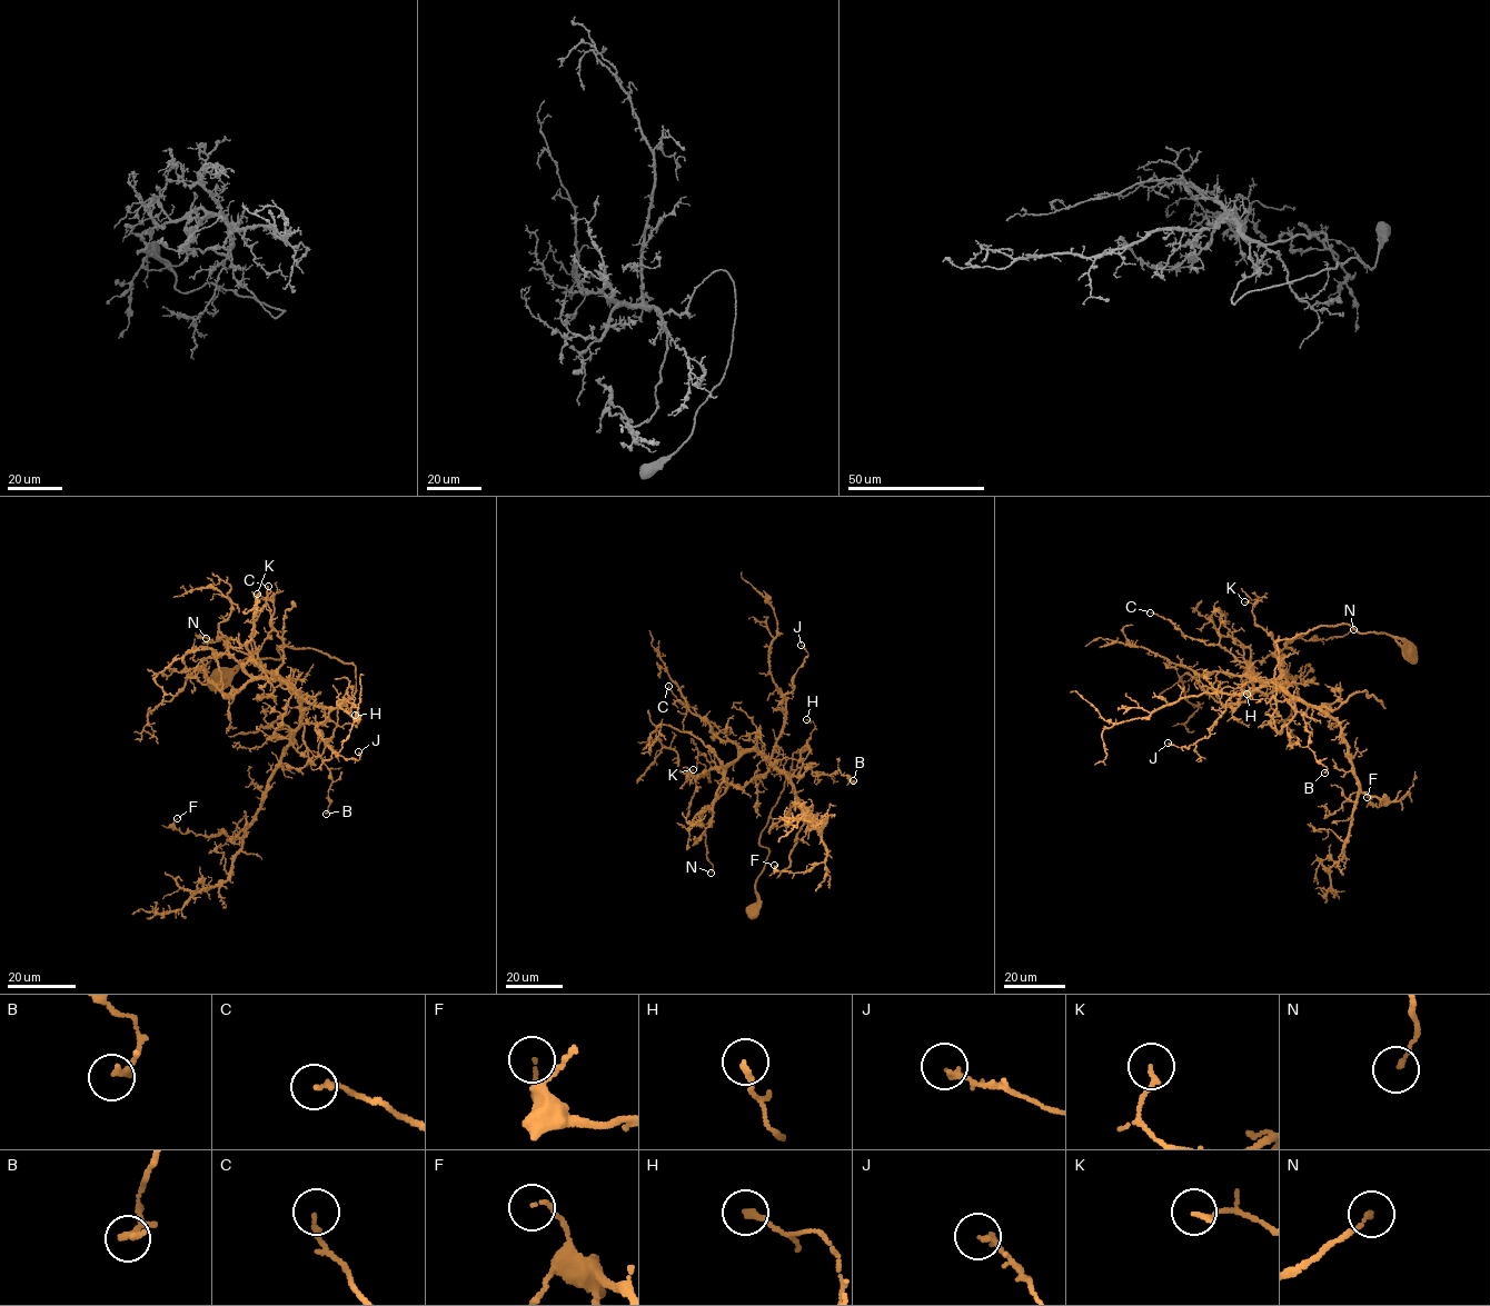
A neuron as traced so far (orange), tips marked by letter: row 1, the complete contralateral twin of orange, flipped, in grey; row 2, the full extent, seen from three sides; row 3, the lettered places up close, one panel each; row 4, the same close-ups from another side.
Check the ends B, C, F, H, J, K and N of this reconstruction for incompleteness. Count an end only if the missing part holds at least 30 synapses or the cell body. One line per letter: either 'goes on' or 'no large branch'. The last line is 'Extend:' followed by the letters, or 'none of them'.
B: no large branch
C: no large branch
F: no large branch
H: no large branch
J: no large branch
K: no large branch
N: no large branch
Extend: none of them

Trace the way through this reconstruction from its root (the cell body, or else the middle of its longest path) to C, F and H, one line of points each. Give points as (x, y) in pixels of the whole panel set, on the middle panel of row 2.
C: (753, 910), (768, 854), (760, 835), (793, 754), (811, 749), (787, 777), (755, 751), (738, 753), (668, 686)
F: (753, 910), (768, 854), (760, 835), (793, 754), (808, 746), (791, 783), (826, 857), (803, 871), (774, 865)
H: (753, 910), (755, 880), (768, 854), (760, 835), (793, 754), (811, 749), (793, 776), (815, 727), (806, 719)

